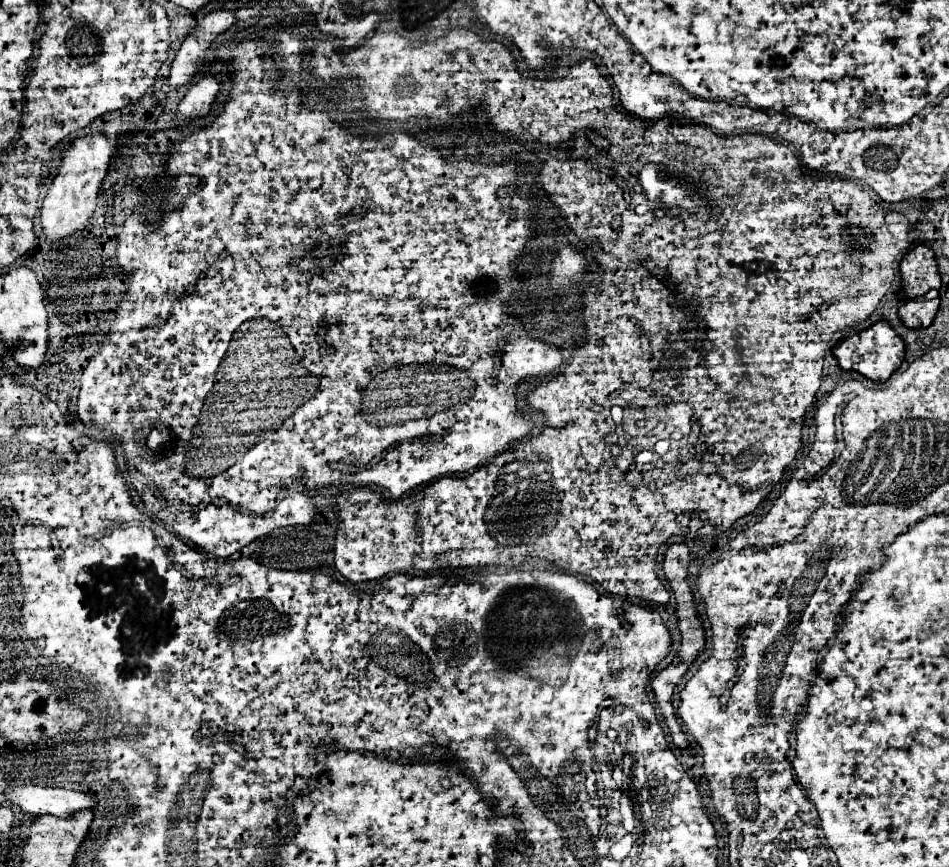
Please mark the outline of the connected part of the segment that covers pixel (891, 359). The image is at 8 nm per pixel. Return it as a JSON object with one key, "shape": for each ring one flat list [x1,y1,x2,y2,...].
{"shape":[[878,321,876,325,846,337,844,343,838,343,832,349,832,353,838,359,838,367,840,369,844,369,844,371,858,371,870,381,884,383,902,365,904,341,894,333,894,329,890,329,890,325,886,321]]}

